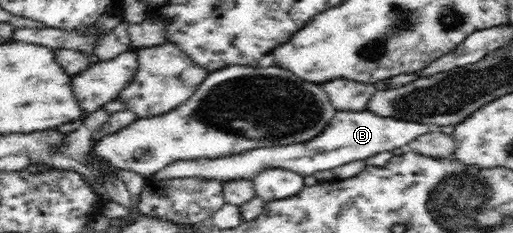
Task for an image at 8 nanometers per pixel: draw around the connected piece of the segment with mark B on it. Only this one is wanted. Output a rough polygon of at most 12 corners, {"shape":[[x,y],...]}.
{"shape":[[340,110],[308,142],[175,162],[154,180],[302,177],[403,149],[433,125]]}

